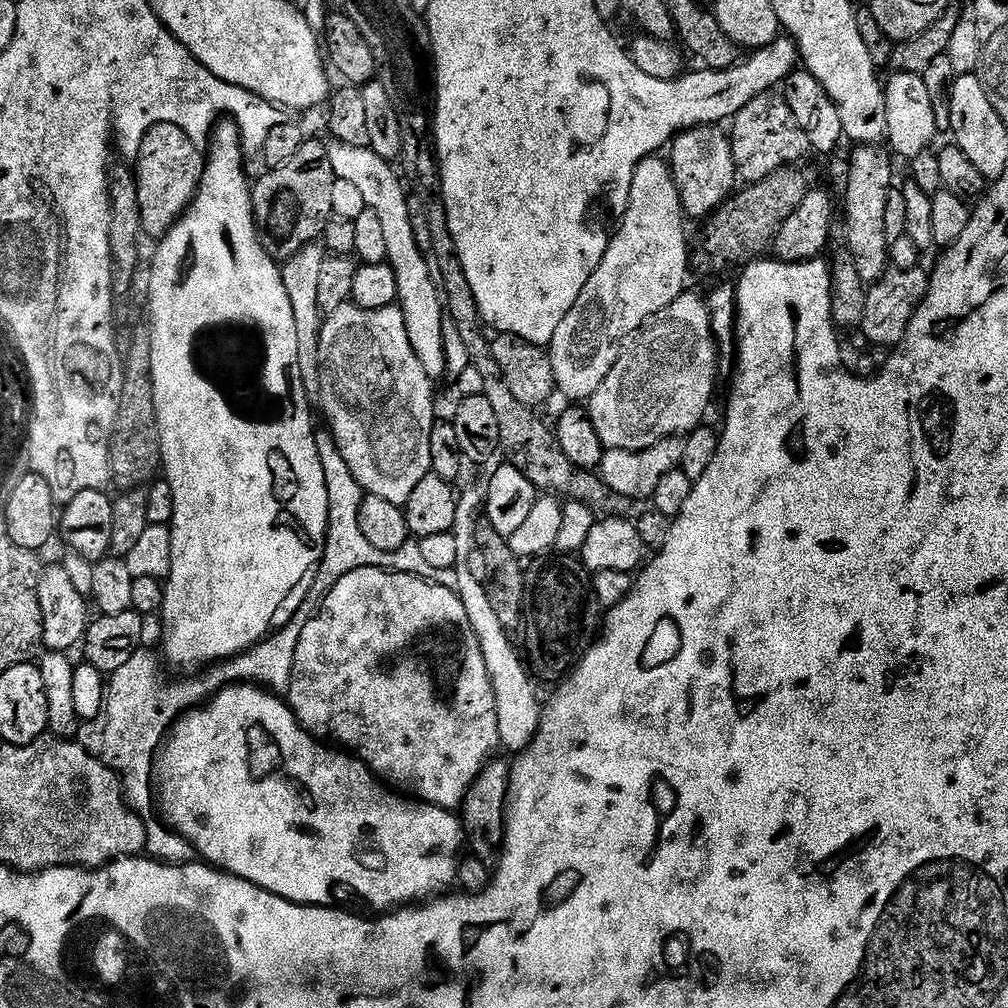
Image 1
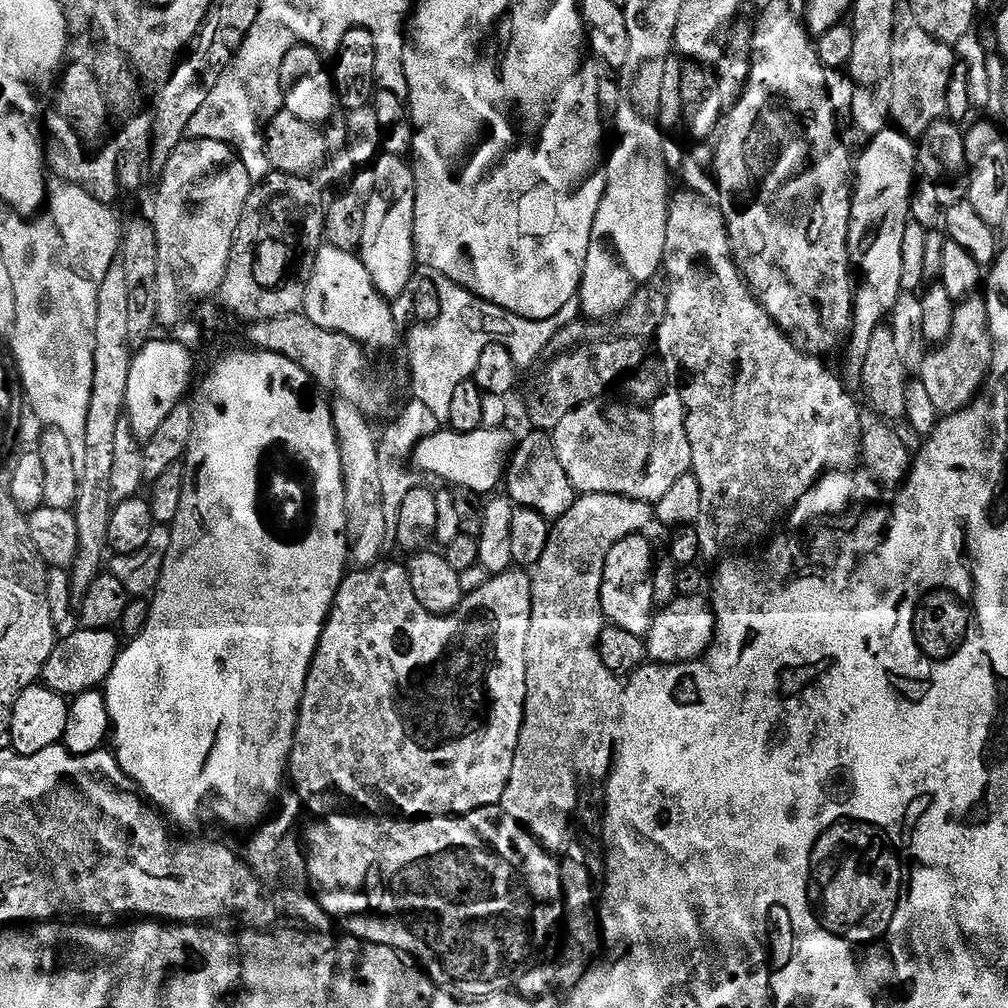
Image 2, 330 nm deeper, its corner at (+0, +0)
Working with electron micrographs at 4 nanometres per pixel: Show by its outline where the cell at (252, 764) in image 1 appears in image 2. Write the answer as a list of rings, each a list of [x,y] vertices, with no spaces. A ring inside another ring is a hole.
[[[493,806],[491,808],[479,808],[473,812],[467,812],[466,815],[462,817],[455,816],[438,816],[435,818],[389,818],[384,814],[353,814],[348,810],[341,810],[332,813],[331,816],[326,816],[317,819],[316,824],[312,824],[308,828],[308,836],[306,832],[306,855],[308,857],[308,878],[312,881],[315,891],[318,893],[318,899],[321,906],[323,906],[333,918],[338,918],[338,924],[344,927],[343,931],[345,933],[357,936],[359,940],[365,940],[366,942],[374,942],[375,944],[381,944],[382,946],[390,946],[394,950],[399,952],[405,952],[406,955],[411,956],[413,960],[416,961],[417,965],[423,971],[428,973],[430,979],[436,983],[436,987],[455,994],[460,998],[483,998],[485,996],[494,996],[498,992],[509,991],[513,987],[514,977],[533,959],[532,955],[536,951],[543,949],[545,945],[548,944],[550,937],[553,935],[551,933],[556,928],[556,923],[558,925],[564,920],[564,898],[562,890],[562,880],[560,878],[560,865],[558,863],[557,857],[553,853],[544,851],[544,847],[538,843],[529,832],[523,828],[518,822],[514,822],[514,818],[510,818],[510,814],[506,814],[503,808],[499,806]]]

